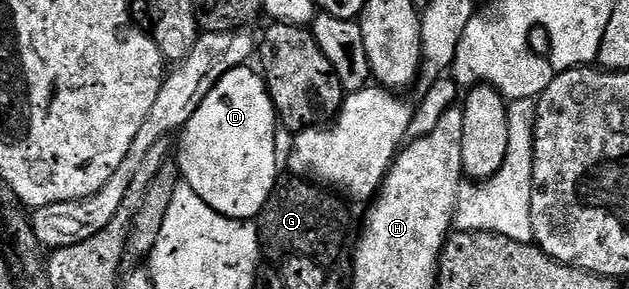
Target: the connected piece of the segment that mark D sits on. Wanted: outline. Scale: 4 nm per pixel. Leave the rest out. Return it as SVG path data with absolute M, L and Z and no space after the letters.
M249 64L237 66L220 78L215 88L211 88L211 92L207 92L207 100L203 100L203 104L195 108L195 116L191 116L191 120L187 120L187 124L180 131L181 147L178 150L176 147L175 150L177 169L181 171L184 185L190 186L215 212L228 218L242 220L256 219L279 181L277 109L273 107L264 77L254 67L253 71L251 67L252 65Z

